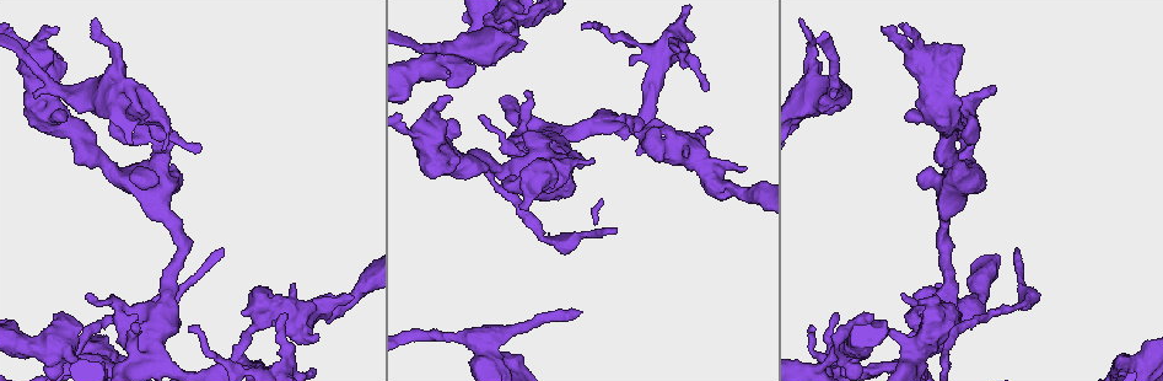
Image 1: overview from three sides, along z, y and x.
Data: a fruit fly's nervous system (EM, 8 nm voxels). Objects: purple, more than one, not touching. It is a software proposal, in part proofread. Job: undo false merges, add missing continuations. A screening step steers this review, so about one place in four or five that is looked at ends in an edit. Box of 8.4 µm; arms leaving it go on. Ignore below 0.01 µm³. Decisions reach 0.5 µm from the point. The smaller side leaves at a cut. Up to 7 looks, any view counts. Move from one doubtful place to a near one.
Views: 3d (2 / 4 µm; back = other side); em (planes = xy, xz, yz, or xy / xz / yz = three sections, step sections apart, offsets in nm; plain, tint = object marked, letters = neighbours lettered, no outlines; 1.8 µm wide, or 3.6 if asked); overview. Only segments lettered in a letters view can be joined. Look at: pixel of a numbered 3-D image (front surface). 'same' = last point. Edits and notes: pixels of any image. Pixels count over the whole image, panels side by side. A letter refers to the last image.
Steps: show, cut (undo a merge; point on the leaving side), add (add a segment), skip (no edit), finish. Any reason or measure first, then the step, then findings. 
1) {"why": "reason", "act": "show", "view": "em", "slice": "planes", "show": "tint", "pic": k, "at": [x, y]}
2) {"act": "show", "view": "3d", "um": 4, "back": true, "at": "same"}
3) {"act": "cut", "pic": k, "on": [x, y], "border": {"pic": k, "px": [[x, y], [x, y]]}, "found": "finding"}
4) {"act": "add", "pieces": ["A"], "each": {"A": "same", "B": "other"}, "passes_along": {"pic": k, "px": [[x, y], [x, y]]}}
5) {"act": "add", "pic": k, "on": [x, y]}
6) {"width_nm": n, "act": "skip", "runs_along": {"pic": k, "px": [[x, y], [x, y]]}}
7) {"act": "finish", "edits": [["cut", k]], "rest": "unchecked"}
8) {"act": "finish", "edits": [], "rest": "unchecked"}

{"why": "thick end", "act": "show", "view": "em", "um": 3.6, "slice": "yz", "step": 16, "show": "tint", "pic": 1, "at": [143, 163]}

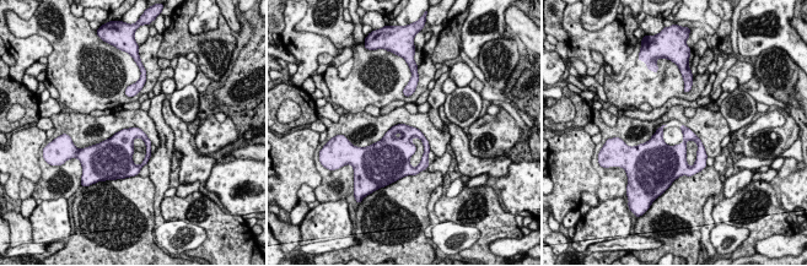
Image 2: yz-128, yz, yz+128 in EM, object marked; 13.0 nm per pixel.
{"why": "cut it another way", "act": "show", "view": "em", "um": 3.6, "slice": "planes", "show": "letters", "at": "same"}

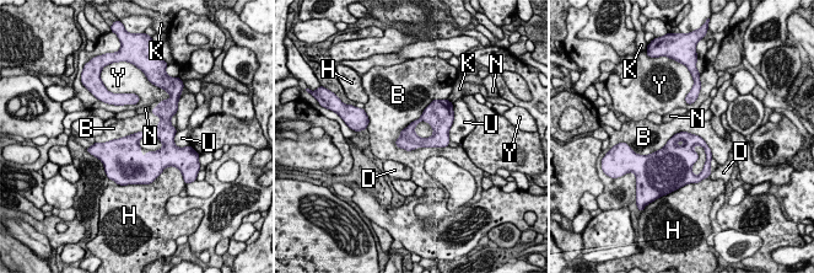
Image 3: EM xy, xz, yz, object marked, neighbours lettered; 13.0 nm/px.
{"act": "skip", "each": {"B": "other", "D": "other", "H": "other", "K": "other", "N": "other", "U": "other", "Y": "other"}, "border": {"pic": 3, "px": [[434, 100], [400, 132], [397, 148]]}, "found": "no lettered segment goes on from it"}

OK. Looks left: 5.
{"why": "an open end", "act": "show", "view": "3d", "um": 4, "pic": 1, "at": [484, 65]}

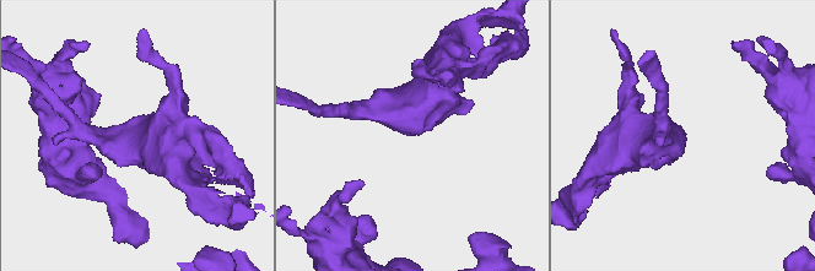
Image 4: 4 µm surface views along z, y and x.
{"why": "need the tissue", "act": "show", "view": "em", "slice": "xz", "step": 8, "show": "letters", "pic": 4, "at": [410, 135]}

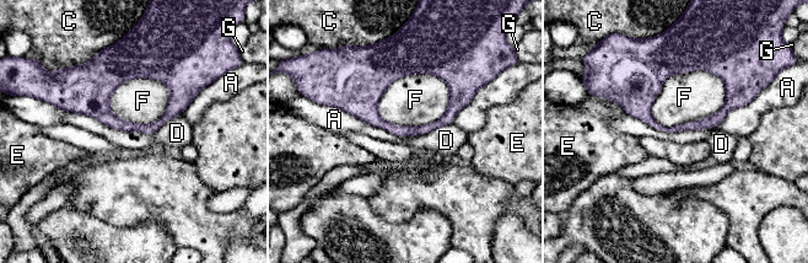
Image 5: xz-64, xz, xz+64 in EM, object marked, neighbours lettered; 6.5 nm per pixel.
{"act": "skip", "each": {"A": "other", "C": "other", "D": "other", "E": "other", "F": "other", "G": "other"}, "runs_along": {"pic": 5, "px": [[190, 94], [159, 71], [119, 70], [64, 105]]}, "found": "none of them fits"}

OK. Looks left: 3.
{"why": "free end", "act": "show", "view": "em", "slice": "planes", "show": "plain", "pic": 1, "at": [1017, 249]}

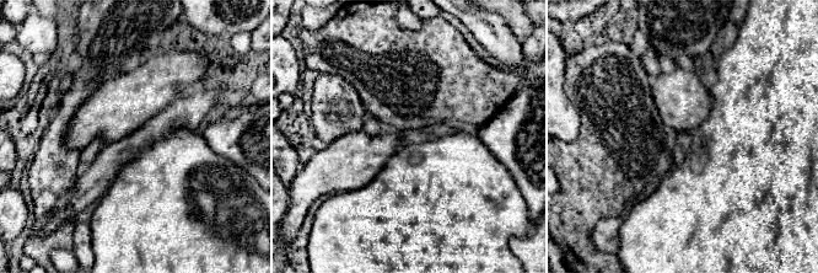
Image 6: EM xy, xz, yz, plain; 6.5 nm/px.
{"why": "see the neighbours", "act": "show", "view": "em", "slice": "planes", "show": "letters", "at": "same"}

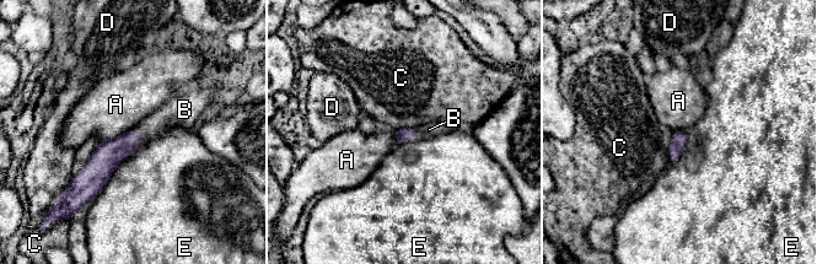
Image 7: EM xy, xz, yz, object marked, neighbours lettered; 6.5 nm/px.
{"act": "add", "pieces": ["B"], "each": {"A": "other", "B": "same", "C": "other", "D": "other", "E": "other"}, "found": "it goes on there"}

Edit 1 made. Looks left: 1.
{"act": "finish", "edits": [["add", 7]], "rest": "unchecked"}

